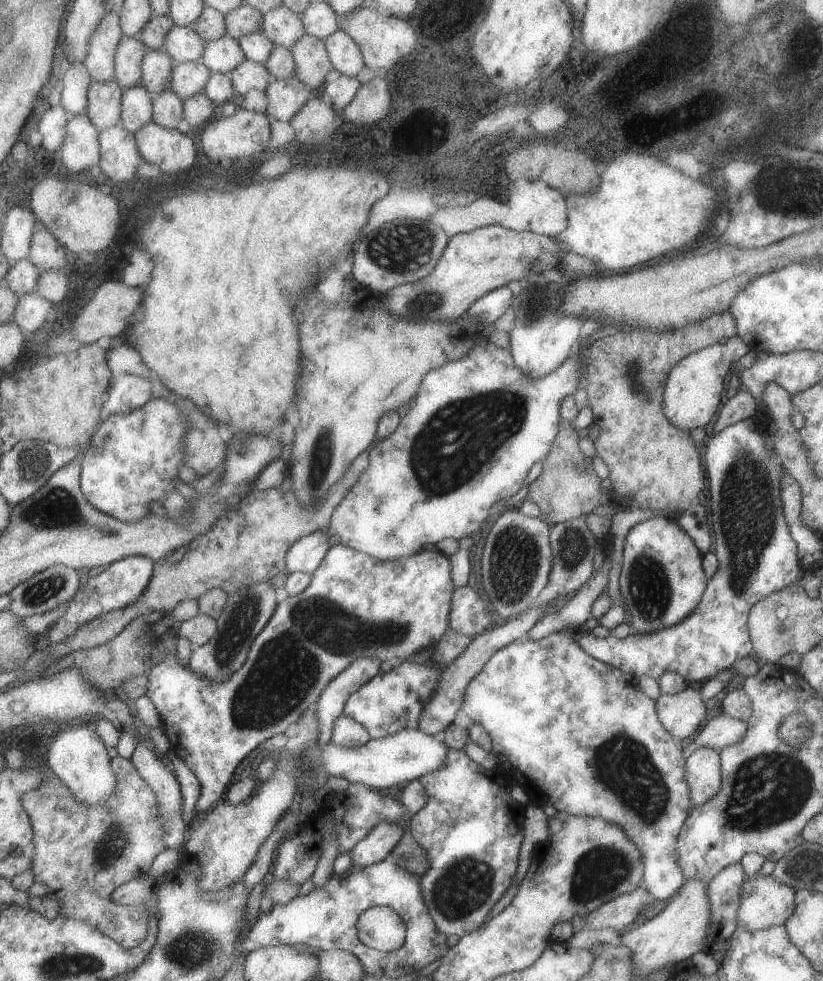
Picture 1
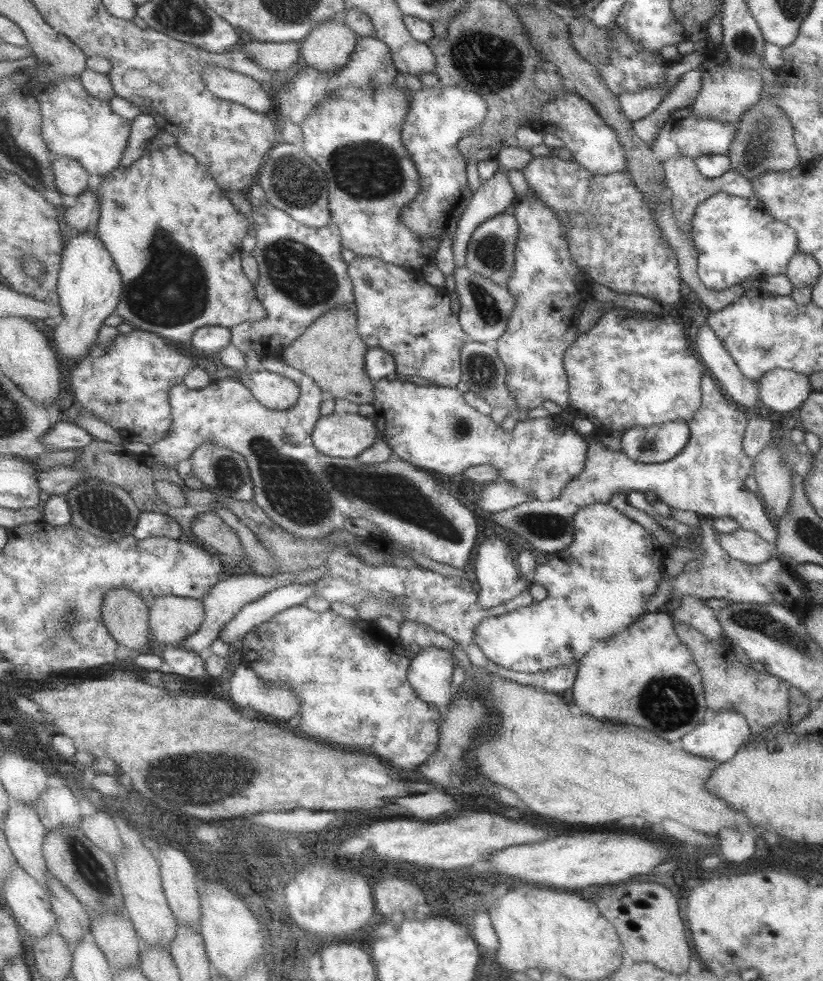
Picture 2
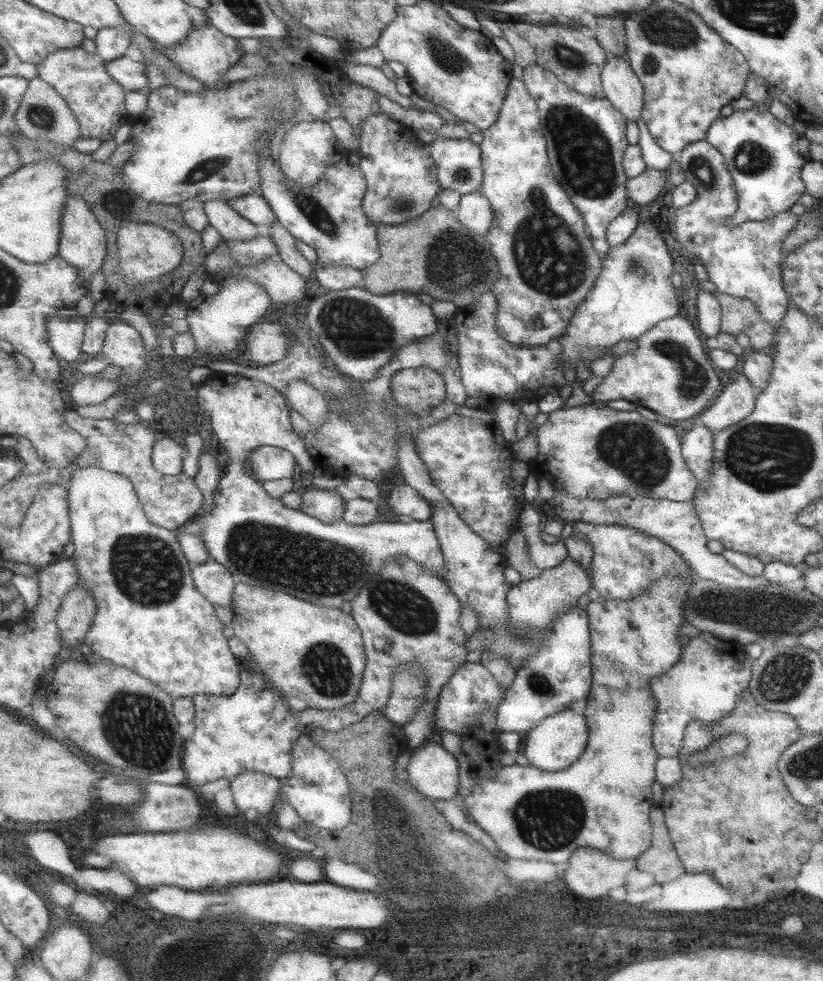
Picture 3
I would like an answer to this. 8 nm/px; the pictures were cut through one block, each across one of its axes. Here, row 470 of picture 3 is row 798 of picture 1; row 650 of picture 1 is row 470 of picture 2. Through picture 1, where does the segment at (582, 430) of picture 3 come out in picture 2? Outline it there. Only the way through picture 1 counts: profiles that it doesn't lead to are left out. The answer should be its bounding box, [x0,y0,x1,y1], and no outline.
[373,378,591,502]

